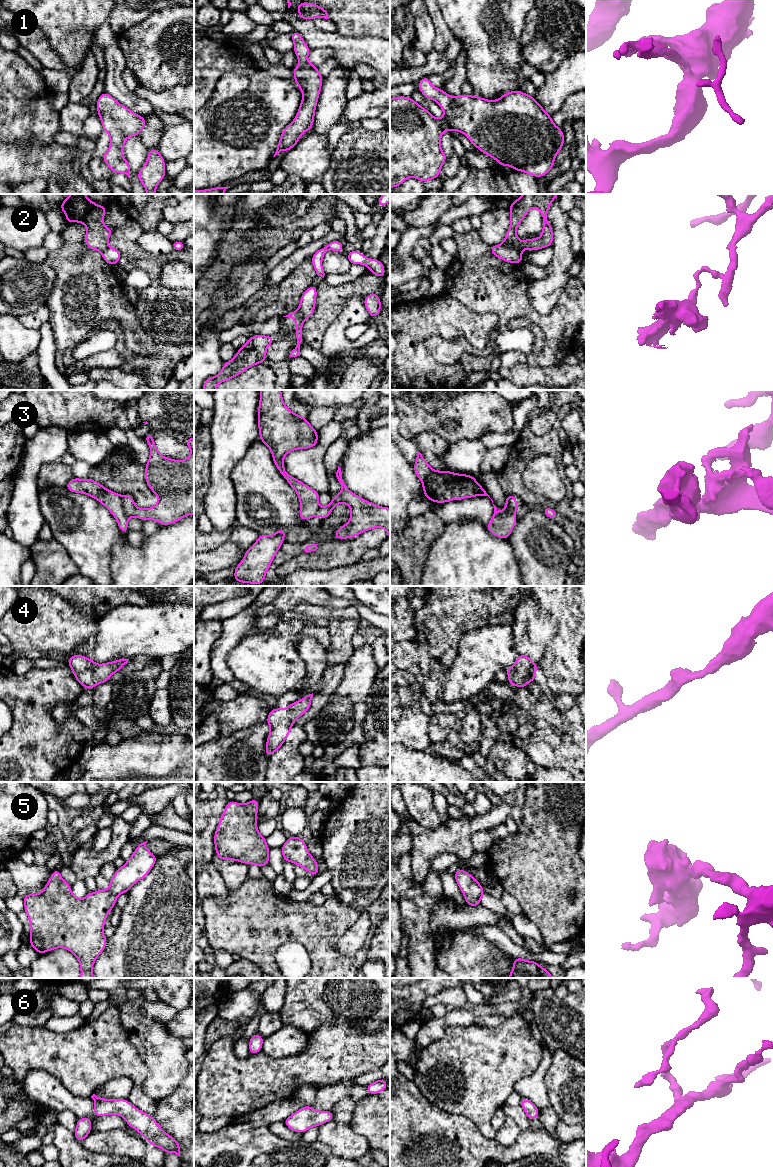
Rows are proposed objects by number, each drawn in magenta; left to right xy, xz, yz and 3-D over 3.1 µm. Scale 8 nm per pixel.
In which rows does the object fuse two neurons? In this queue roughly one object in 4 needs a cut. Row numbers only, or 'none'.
2, 3

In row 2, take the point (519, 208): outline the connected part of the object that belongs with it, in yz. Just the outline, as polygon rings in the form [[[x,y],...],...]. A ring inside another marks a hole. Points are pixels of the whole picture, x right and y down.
[[[523,194],[522,197],[513,200],[509,207],[510,227],[506,233],[503,244],[509,248],[518,250],[520,253],[526,249],[530,249],[533,252],[545,247],[551,247],[553,244],[553,228],[548,221],[547,213],[552,201],[557,198],[558,195],[559,194]],[[533,207],[538,208],[542,215],[542,234],[537,240],[534,238],[520,240],[517,237],[516,229]]]

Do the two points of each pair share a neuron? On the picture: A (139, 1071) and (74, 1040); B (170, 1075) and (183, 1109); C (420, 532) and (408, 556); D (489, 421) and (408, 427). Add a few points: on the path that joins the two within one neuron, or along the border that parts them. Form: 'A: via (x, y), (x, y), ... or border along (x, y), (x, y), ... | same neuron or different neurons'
A: via (123, 1060), (105, 1052), (90, 1052) | same neuron
B: border along (183, 1078), (170, 1094), (157, 1102) | different neurons
C: via (417, 538), (409, 550) | same neuron
D: via (469, 415), (443, 415), (437, 421), (428, 421) | same neuron

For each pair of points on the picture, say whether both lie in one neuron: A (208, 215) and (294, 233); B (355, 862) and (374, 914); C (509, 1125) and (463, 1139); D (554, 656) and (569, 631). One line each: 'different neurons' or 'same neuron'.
A: different neurons
B: different neurons
C: different neurons
D: same neuron

